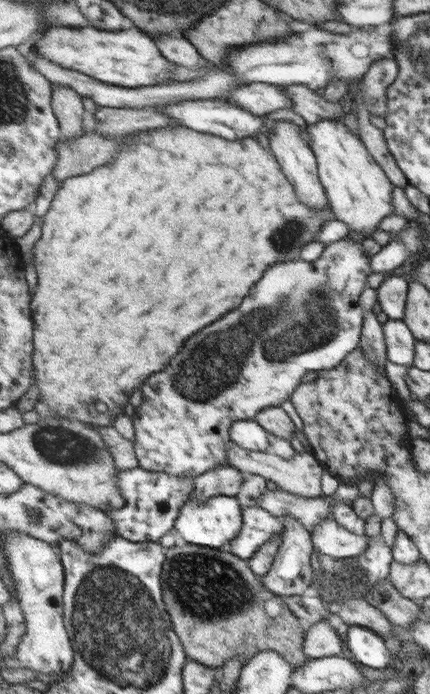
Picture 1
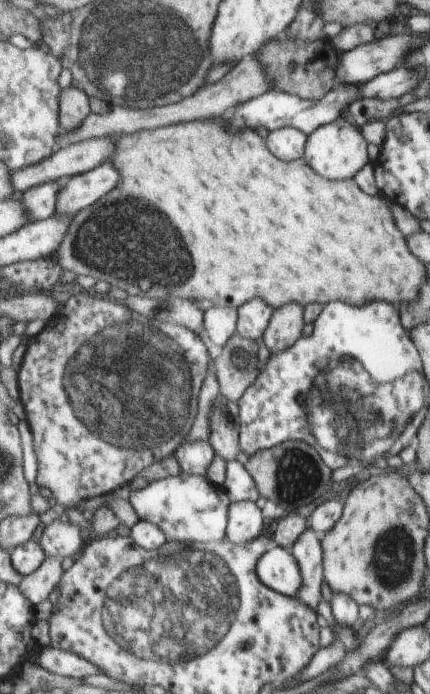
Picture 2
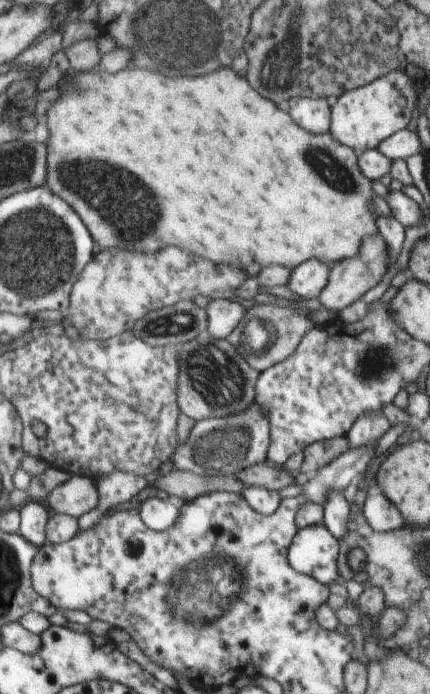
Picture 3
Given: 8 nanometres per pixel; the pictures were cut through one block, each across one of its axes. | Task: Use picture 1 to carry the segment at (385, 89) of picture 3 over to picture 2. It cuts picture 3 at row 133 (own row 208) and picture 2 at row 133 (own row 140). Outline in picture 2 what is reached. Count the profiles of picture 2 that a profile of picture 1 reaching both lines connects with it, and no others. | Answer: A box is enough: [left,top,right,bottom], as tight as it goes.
[304,117,367,180]

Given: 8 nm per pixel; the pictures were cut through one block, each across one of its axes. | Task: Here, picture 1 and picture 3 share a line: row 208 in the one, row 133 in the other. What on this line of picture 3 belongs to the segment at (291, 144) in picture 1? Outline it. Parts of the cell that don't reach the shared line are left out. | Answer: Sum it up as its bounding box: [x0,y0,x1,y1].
[288,96,329,134]

